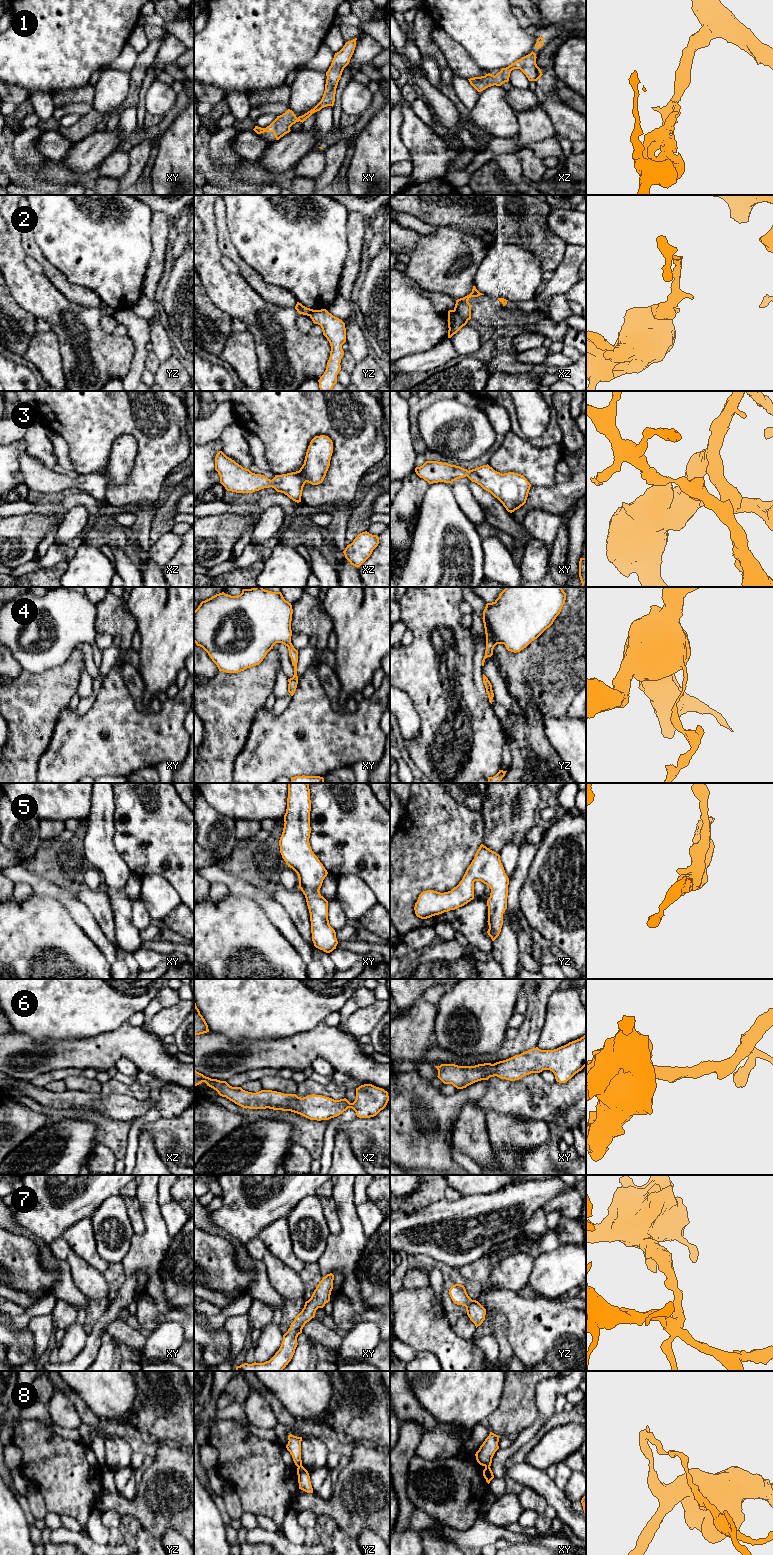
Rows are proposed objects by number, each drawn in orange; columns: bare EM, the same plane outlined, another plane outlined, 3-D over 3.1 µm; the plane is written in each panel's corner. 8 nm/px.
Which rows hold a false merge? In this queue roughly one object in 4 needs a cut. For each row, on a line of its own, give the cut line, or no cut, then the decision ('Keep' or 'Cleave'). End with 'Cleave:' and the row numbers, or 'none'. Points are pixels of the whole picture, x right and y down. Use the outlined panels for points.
1: No split. Keep
2: Split along xz (454, 309), (466, 322). Cleave
3: No split. Keep
4: No split. Keep
5: No split. Keep
6: No split. Keep
7: No split. Keep
8: Split along xy (485, 1466), (489, 1467). Cleave
Cleave: 2, 8

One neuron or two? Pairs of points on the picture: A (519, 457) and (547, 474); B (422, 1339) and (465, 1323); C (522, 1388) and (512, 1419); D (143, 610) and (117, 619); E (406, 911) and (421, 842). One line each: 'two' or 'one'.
A: one
B: two
C: one
D: two
E: one

